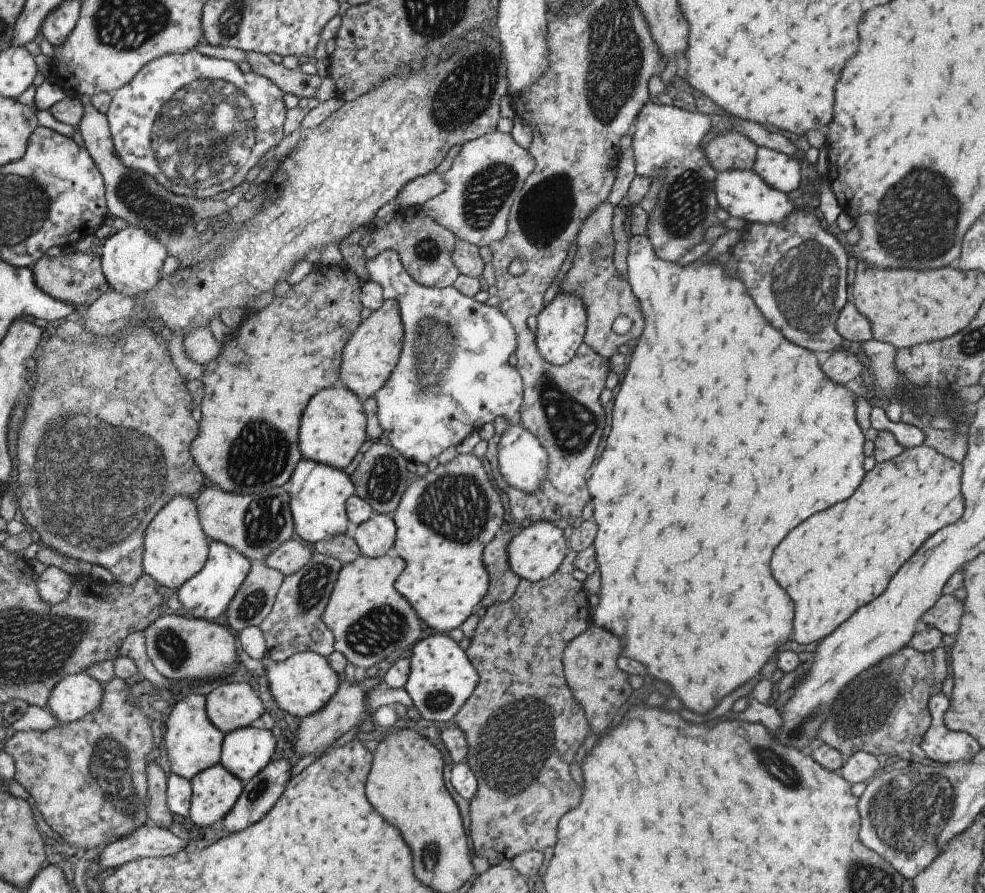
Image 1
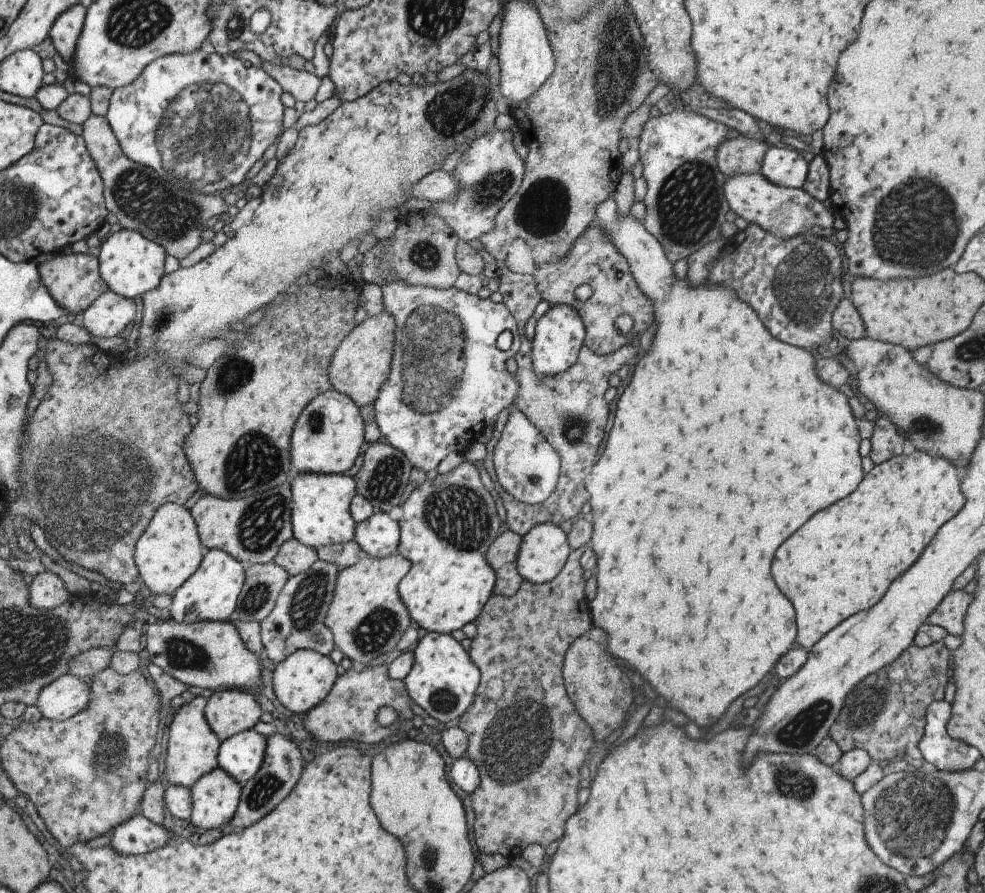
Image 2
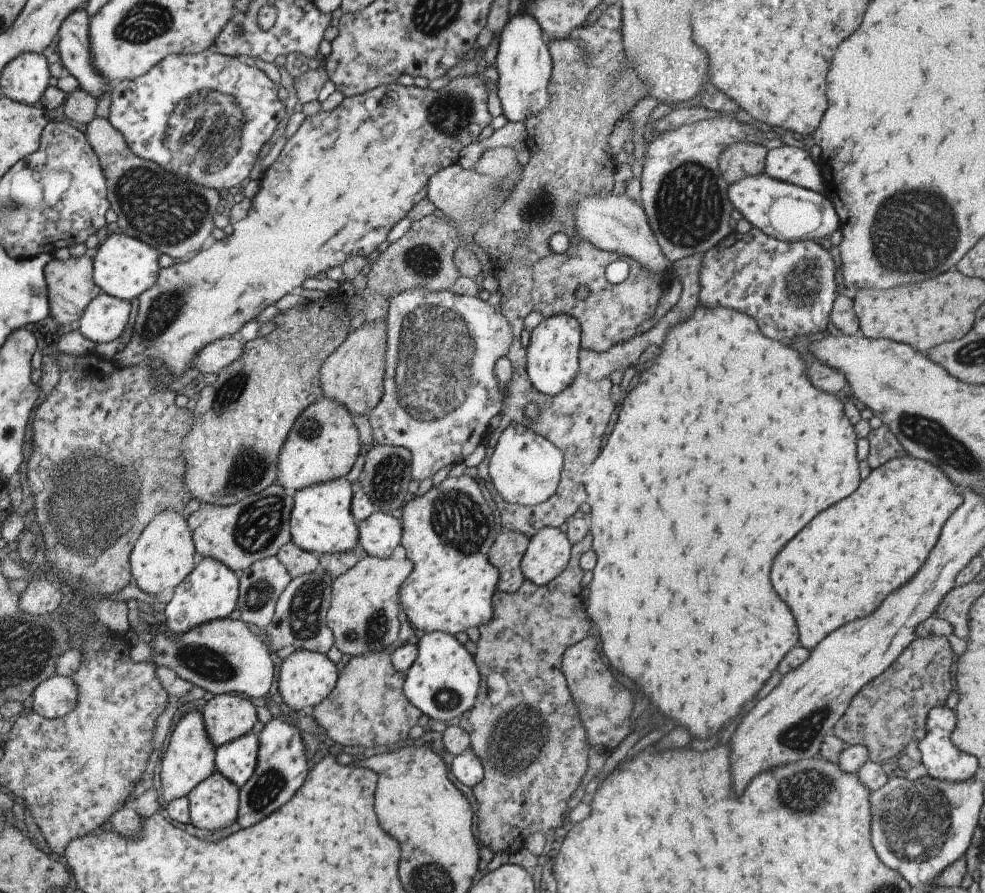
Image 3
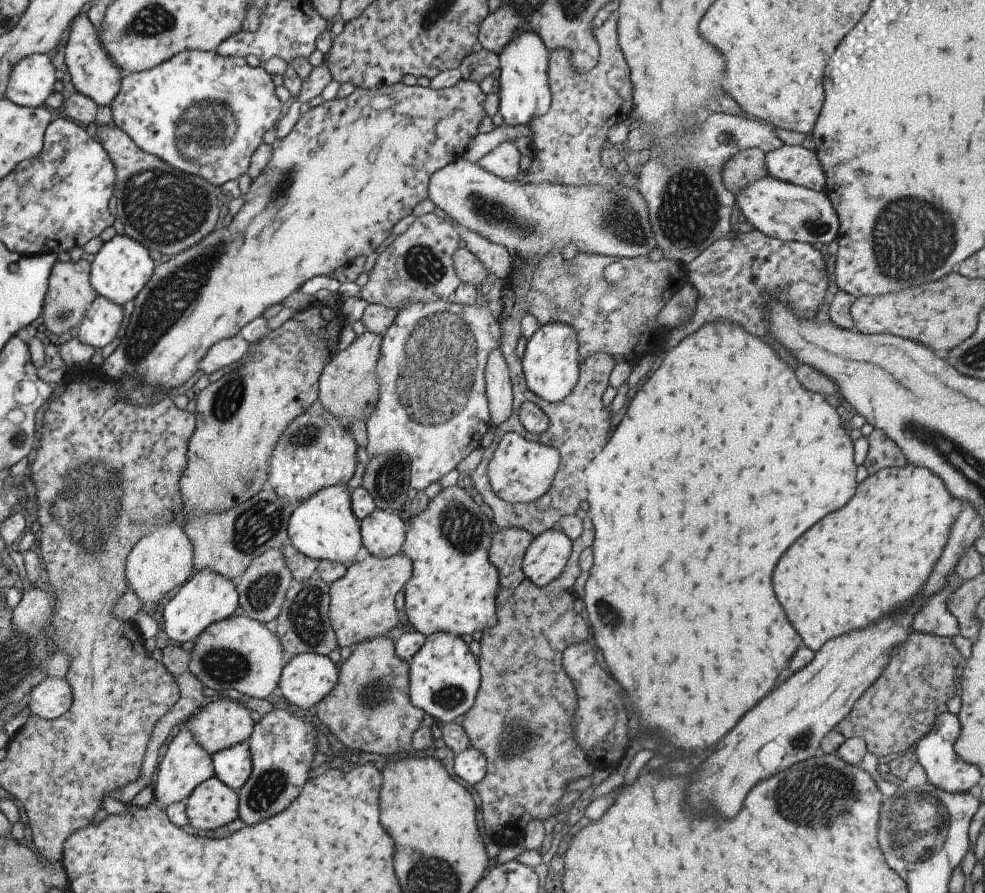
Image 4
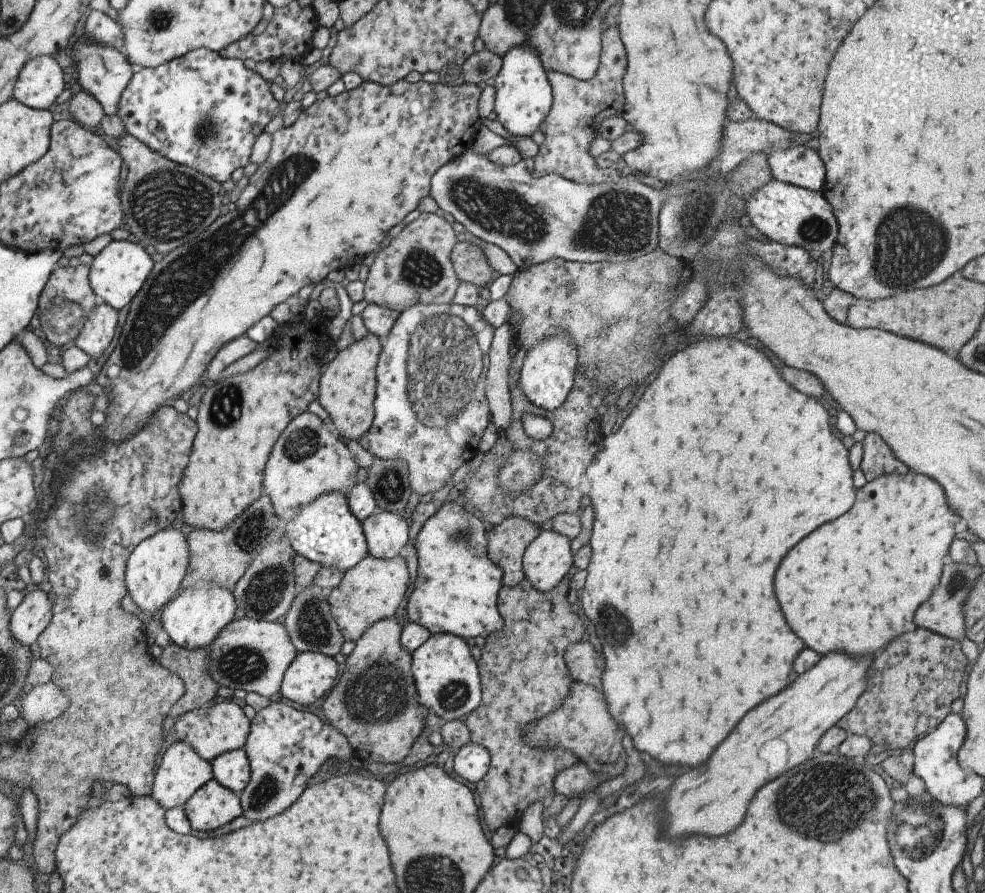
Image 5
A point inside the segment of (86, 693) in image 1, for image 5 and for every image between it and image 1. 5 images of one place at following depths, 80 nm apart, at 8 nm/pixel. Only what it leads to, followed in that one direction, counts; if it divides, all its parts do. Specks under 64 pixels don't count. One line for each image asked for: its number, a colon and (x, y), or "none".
2: (68, 695)
3: (58, 695)
4: (51, 696)
5: (45, 701)

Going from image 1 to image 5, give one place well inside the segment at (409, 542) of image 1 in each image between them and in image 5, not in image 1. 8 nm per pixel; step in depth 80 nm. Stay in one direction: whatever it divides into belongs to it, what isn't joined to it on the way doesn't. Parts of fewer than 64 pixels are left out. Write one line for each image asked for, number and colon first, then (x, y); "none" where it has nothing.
2: (447, 523)
3: (447, 532)
4: (452, 588)
5: (454, 591)

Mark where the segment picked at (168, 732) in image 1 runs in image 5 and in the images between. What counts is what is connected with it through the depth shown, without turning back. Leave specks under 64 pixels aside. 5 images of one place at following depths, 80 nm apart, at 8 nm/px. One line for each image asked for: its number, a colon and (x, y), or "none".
2: (192, 746)
3: (189, 757)
4: (185, 764)
5: (181, 771)

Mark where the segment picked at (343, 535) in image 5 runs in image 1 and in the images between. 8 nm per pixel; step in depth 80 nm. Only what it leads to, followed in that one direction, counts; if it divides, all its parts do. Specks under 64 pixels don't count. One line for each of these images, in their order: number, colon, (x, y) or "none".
1: (317, 492)
2: (319, 515)
3: (320, 521)
4: (322, 526)

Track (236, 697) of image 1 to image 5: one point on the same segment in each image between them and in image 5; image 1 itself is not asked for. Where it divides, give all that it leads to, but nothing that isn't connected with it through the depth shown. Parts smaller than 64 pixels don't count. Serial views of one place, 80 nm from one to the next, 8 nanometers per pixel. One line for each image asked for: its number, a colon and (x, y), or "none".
2: (229, 711)
3: (226, 716)
4: (222, 723)
5: (211, 730)

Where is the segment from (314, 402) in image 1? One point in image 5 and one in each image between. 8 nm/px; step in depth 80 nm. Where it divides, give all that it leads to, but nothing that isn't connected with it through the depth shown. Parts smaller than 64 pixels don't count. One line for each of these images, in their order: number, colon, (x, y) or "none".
2: (327, 436)
3: (322, 444)
4: (313, 452)
5: (309, 458)

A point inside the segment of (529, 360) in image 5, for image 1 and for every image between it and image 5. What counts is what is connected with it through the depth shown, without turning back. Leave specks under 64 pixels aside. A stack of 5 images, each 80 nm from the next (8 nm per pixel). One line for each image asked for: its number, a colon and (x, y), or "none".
1: (560, 325)
2: (558, 334)
3: (552, 352)
4: (550, 363)

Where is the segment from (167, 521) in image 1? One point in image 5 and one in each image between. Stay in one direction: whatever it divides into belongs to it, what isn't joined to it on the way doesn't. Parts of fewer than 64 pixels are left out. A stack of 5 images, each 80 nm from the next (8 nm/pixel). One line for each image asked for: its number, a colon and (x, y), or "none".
2: (169, 550)
3: (163, 555)
4: (161, 559)
5: (154, 568)

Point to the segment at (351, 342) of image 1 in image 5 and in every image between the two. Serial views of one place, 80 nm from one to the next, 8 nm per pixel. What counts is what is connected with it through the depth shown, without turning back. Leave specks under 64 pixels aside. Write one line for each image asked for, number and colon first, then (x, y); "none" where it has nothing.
2: (361, 362)
3: (352, 374)
4: (347, 385)
5: (346, 386)

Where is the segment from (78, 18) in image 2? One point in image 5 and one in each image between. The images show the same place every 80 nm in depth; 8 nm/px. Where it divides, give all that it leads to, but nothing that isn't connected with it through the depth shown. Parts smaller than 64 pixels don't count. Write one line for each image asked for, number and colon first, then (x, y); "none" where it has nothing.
3: (72, 44)
4: (91, 72)
5: (102, 71)

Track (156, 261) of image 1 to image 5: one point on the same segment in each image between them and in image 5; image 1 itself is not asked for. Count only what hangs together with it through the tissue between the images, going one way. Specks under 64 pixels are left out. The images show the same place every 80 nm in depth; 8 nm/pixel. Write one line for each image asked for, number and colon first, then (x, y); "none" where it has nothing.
2: (130, 265)
3: (124, 266)
4: (121, 267)
5: (116, 273)

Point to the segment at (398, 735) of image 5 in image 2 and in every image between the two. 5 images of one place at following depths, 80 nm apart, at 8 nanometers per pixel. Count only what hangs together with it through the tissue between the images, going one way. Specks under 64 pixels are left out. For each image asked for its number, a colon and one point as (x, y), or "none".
2: (348, 711)
3: (367, 707)
4: (368, 709)

